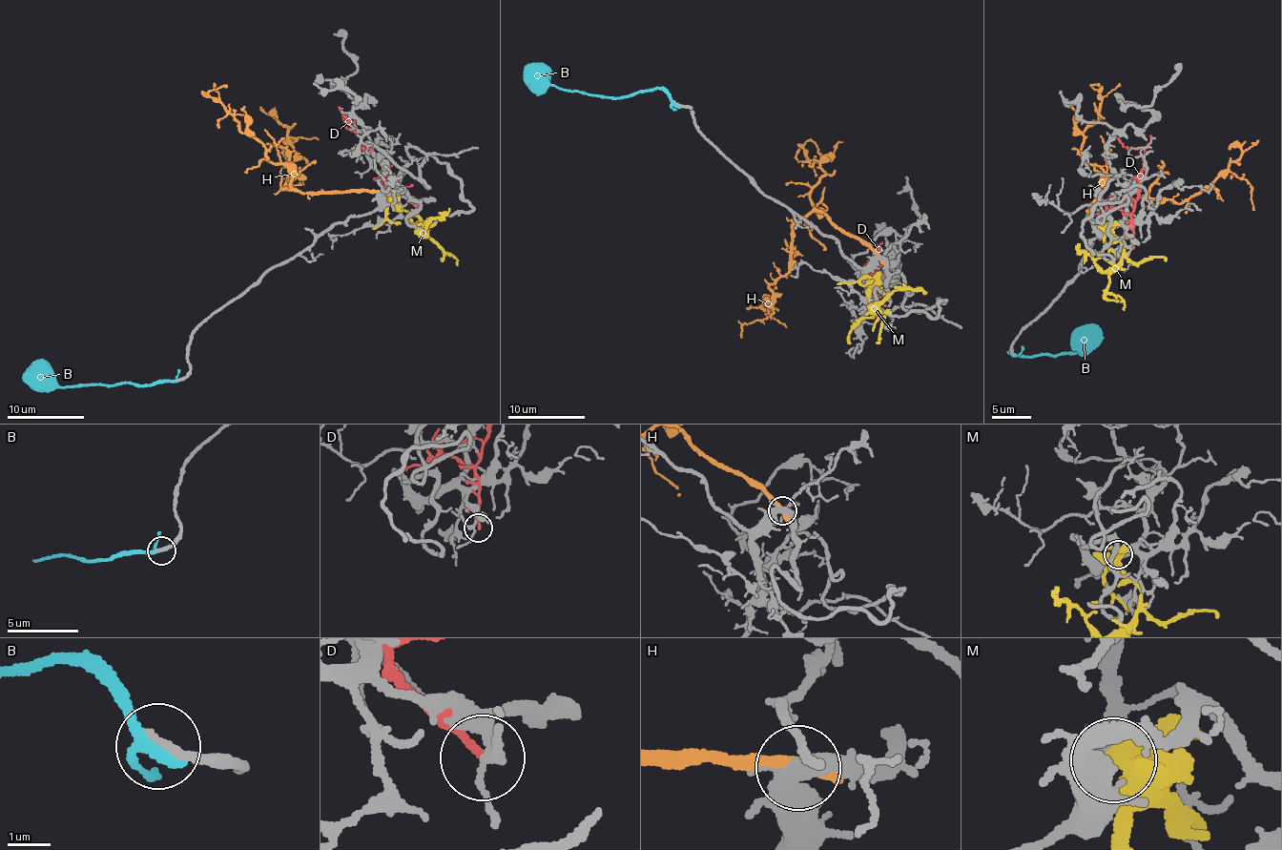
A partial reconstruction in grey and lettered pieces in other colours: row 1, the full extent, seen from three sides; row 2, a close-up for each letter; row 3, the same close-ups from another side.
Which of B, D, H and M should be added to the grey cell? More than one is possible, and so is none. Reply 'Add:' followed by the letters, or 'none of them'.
Add: none of them

